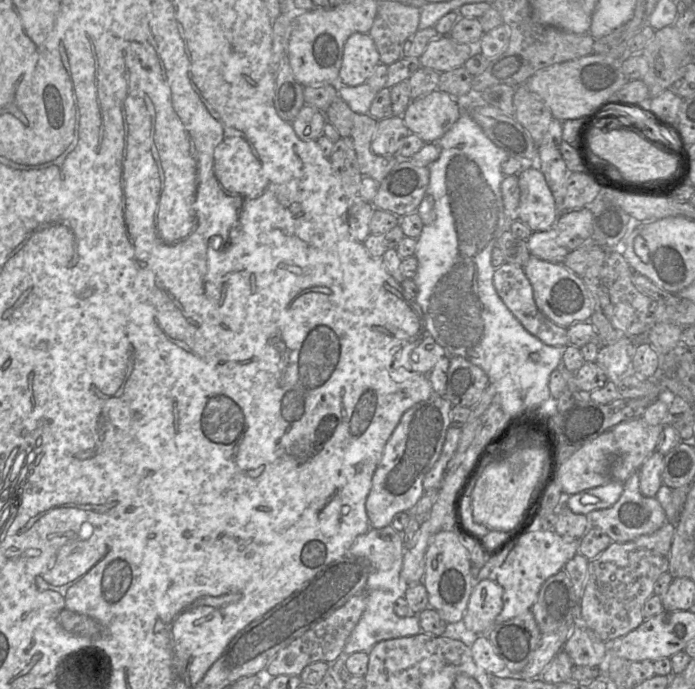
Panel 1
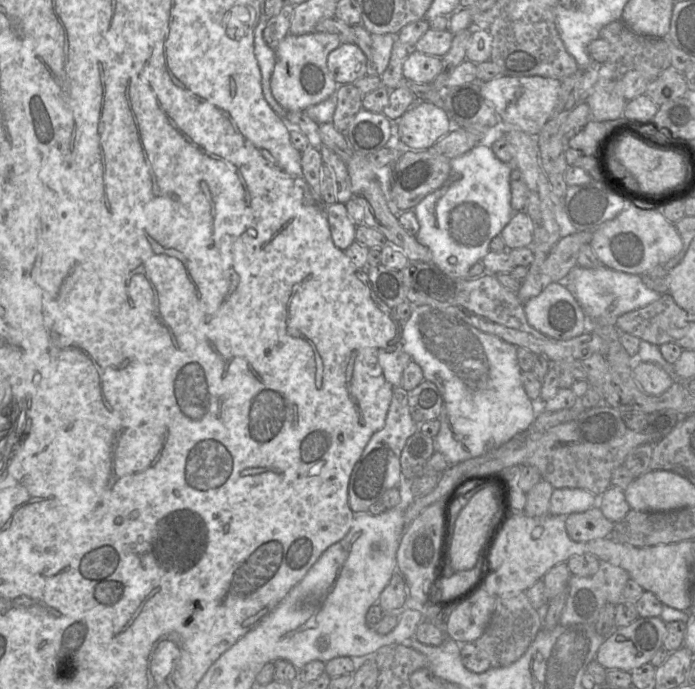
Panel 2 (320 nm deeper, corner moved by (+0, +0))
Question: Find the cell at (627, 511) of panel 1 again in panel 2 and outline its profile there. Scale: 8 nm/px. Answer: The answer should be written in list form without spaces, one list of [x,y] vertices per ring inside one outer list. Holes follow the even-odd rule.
[[[599,507],[567,515],[565,527],[568,536],[576,542],[609,537],[614,523],[608,520]]]

